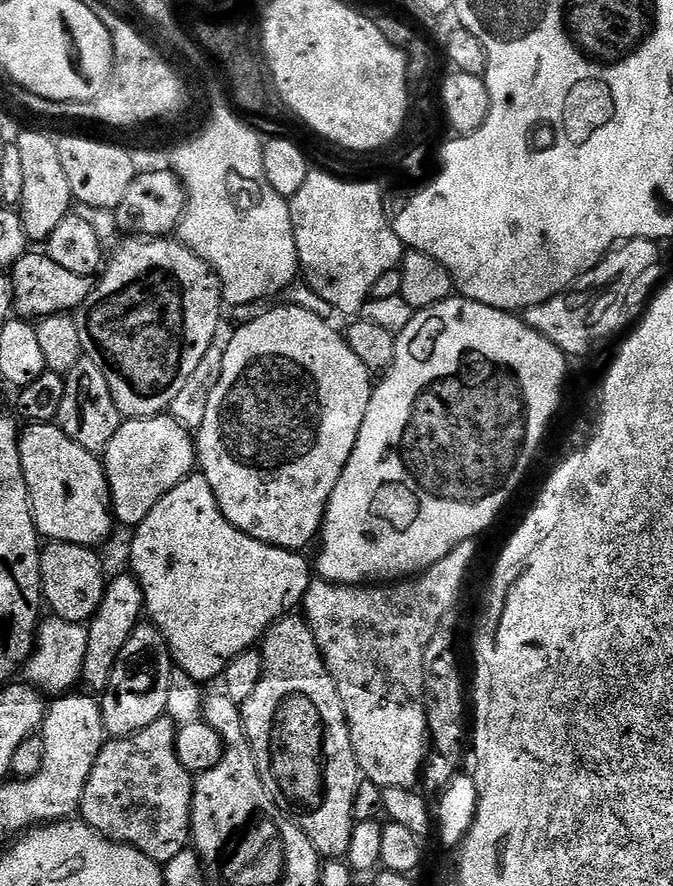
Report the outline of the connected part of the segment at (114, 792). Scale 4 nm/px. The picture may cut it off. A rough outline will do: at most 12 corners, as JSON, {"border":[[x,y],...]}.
{"border":[[177,721],[109,739],[78,809],[158,865],[190,844]]}

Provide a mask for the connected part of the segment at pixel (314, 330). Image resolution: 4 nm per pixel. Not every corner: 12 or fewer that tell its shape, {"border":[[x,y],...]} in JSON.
{"border":[[318,313],[227,341],[194,436],[240,532],[300,552],[373,373]]}

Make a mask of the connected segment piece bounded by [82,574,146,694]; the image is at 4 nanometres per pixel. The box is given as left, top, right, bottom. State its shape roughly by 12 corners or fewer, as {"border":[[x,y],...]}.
{"border":[[135,576],[111,577],[86,624],[82,684],[103,693],[145,612]]}

